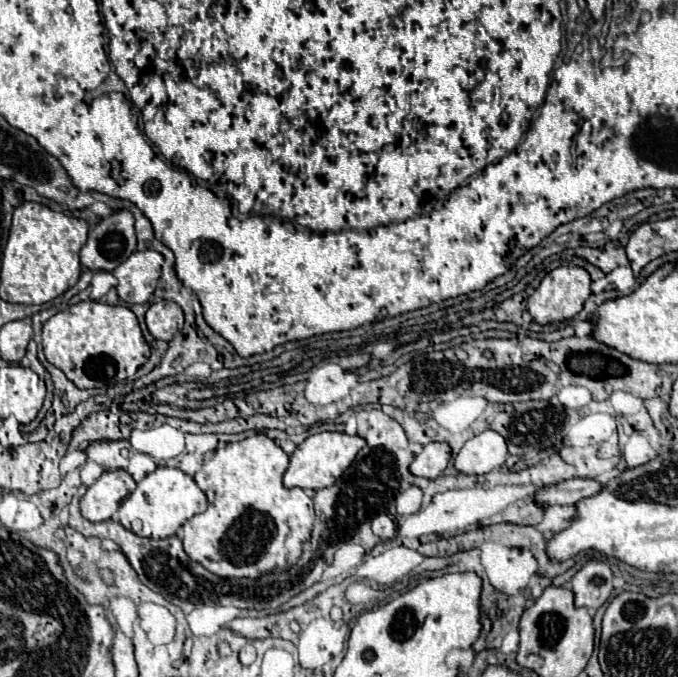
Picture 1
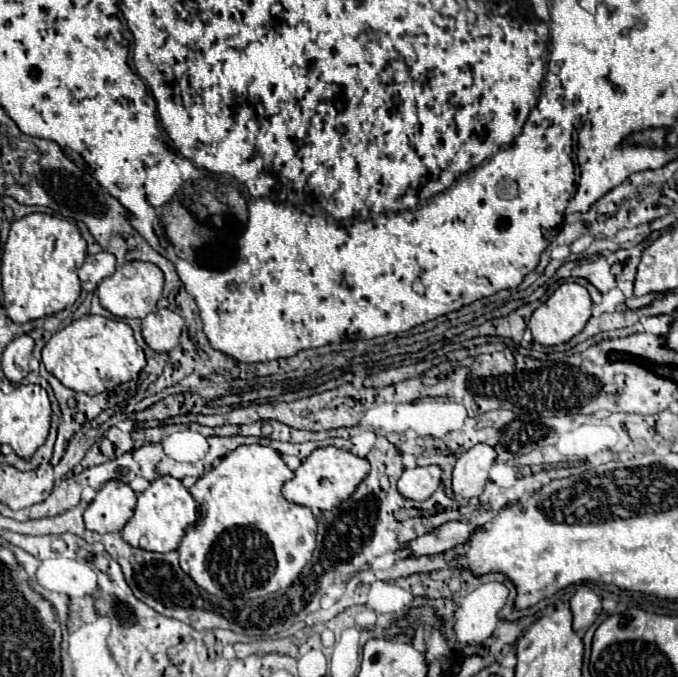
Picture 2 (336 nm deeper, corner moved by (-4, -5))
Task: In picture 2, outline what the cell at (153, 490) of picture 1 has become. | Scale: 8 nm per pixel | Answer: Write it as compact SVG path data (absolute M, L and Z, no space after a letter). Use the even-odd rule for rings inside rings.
M160 476L150 484L148 490L144 490L138 496L138 506L134 508L134 516L124 526L122 538L134 548L152 552L172 552L184 538L186 528L194 526L196 516L198 516L198 502L182 486L182 482L172 476Z

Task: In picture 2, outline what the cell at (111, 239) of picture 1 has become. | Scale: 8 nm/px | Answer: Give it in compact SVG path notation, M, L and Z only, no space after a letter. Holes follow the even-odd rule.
M98 252L94 256L88 256L86 262L78 268L78 278L82 280L82 290L86 292L93 292L96 290L98 284L114 274L116 270L116 258L110 252Z

